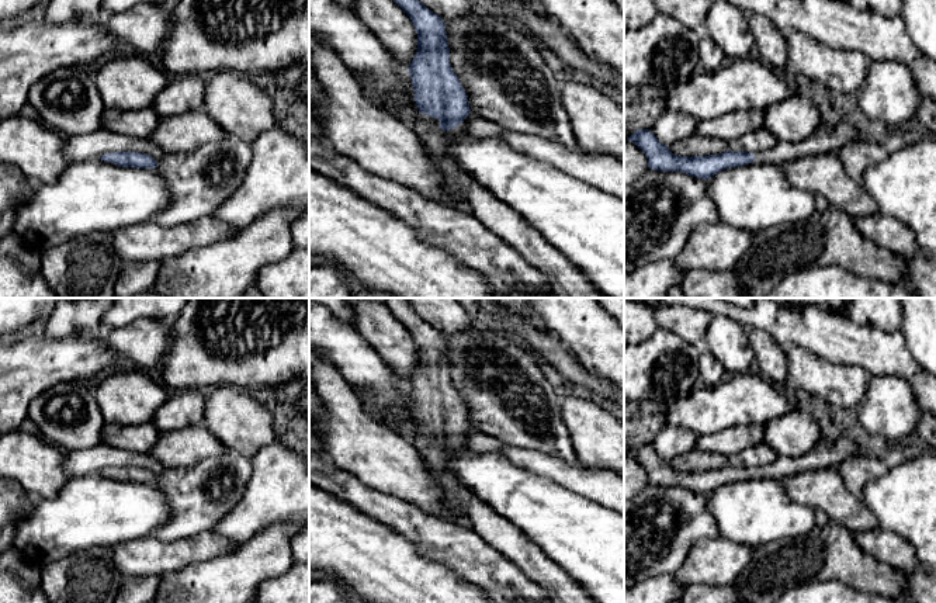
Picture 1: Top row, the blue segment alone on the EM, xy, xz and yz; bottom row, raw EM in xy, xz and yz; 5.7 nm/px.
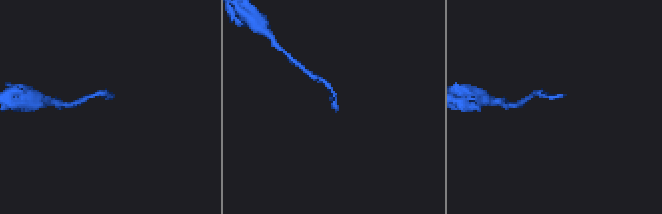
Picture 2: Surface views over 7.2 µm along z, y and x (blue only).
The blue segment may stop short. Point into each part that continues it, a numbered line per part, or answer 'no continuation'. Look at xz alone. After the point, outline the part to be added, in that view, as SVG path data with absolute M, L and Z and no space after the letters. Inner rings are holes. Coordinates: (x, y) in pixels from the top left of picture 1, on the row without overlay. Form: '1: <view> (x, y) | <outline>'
1: xz (433, 453) | M420 429L413 439L413 446L437 484L446 491L446 505L451 514L450 521L464 527L469 526L469 520L464 509L465 492L457 478L447 468L448 451L440 443L440 436L426 429Z

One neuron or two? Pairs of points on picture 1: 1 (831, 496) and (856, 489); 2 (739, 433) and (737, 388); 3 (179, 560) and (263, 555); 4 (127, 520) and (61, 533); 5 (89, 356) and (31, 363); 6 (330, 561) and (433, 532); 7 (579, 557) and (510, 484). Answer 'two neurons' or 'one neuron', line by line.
1: two neurons
2: two neurons
3: two neurons
4: one neuron
5: one neuron
6: two neurons
7: one neuron

